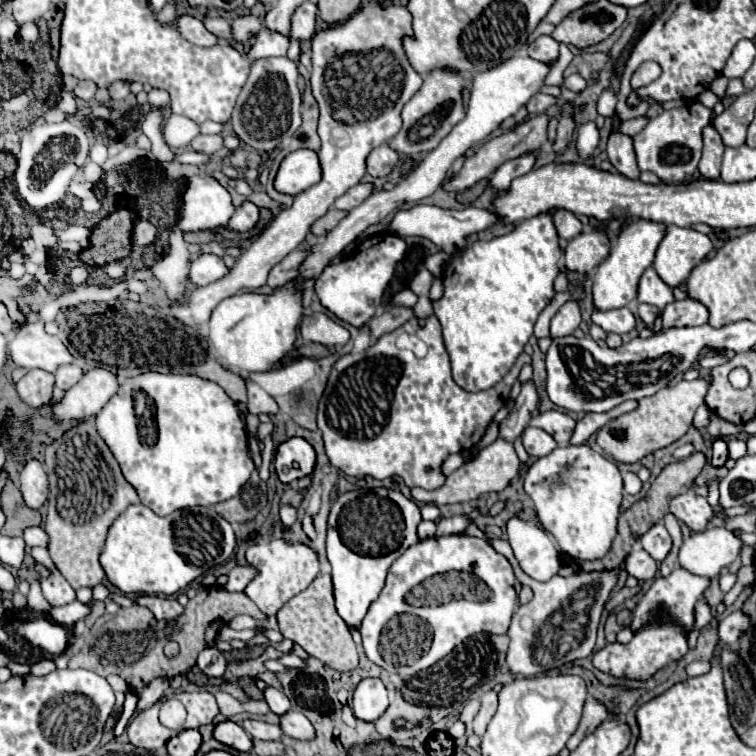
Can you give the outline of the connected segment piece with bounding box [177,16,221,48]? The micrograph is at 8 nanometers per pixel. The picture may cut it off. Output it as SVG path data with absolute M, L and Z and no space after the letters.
M181 16L179 22L177 22L177 28L179 32L193 44L197 46L203 46L203 48L213 48L217 44L221 44L221 40L217 40L217 36L213 36L211 32L205 30L203 22L197 20L197 18L191 18L191 16Z

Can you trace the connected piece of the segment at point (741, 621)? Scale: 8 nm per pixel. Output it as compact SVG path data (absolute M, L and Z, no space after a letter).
M735 610L727 618L719 620L719 644L717 644L715 656L719 654L721 644L739 642L739 638L745 634L745 628L749 628L749 616L745 616L743 610Z

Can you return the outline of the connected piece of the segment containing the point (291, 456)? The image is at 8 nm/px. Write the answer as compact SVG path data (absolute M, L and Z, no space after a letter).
M289 438L277 448L275 470L283 484L291 484L303 476L309 476L315 468L317 454L305 438Z

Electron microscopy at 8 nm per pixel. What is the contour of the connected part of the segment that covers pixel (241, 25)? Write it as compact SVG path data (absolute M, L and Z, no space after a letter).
M239 16L239 18L233 18L229 24L231 24L233 38L243 44L261 30L261 22L255 16Z

